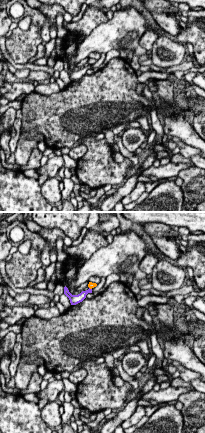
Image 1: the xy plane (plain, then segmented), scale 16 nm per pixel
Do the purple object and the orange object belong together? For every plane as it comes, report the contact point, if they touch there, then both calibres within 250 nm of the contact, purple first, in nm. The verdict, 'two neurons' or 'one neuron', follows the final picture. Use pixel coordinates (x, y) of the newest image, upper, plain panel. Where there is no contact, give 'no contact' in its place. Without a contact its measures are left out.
(89, 64) | 130/100 nm

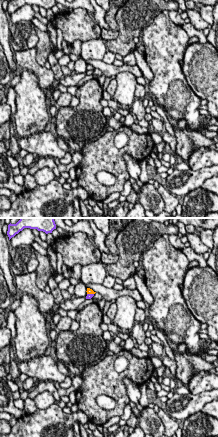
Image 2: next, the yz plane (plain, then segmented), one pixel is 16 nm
(90, 70) | 90/100 nm

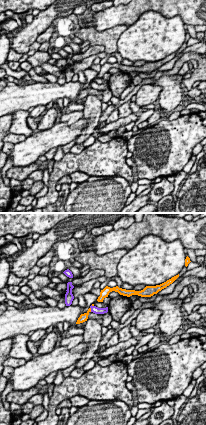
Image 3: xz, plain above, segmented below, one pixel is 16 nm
(91, 85) | 120/130 nm

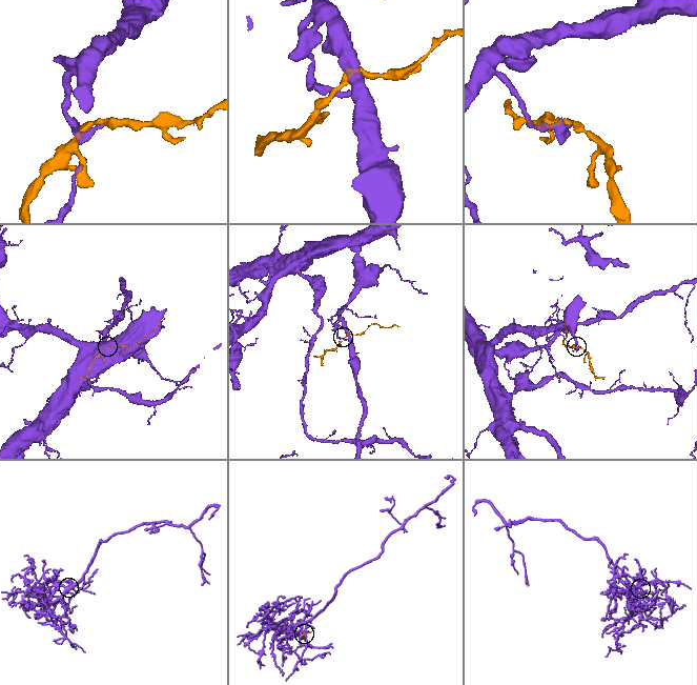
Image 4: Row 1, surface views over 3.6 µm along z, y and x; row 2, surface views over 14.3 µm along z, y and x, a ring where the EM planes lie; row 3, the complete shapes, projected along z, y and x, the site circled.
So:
two neurons

